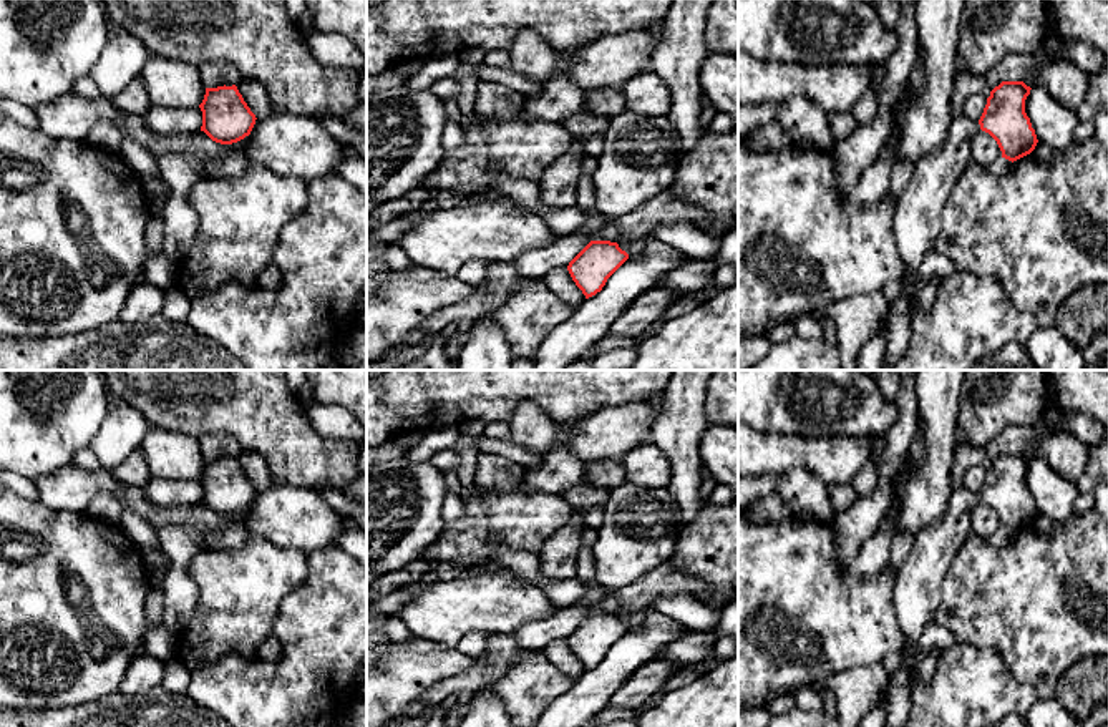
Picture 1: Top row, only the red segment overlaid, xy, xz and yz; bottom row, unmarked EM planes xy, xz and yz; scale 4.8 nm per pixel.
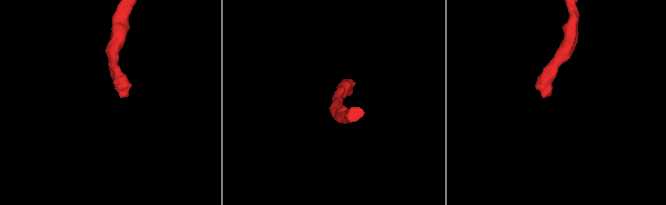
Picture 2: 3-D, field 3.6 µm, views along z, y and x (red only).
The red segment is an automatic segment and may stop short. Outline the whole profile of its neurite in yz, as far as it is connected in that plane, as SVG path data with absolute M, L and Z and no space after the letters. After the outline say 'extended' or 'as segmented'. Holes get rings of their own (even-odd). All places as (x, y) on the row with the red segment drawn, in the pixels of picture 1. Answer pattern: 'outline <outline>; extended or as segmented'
outline M1002 81L990 91L979 121L959 115L952 120L940 149L922 156L909 184L897 199L894 236L904 262L904 289L889 305L884 368L897 364L911 340L911 319L916 309L914 281L927 251L934 249L940 216L959 174L970 163L970 139L982 129L999 144L1002 158L1017 161L1030 154L1038 139L1025 113L1030 86L1023 81Z; extended

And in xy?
outline M236 85L206 88L199 108L201 131L221 144L232 144L249 136L257 120Z; as segmented

